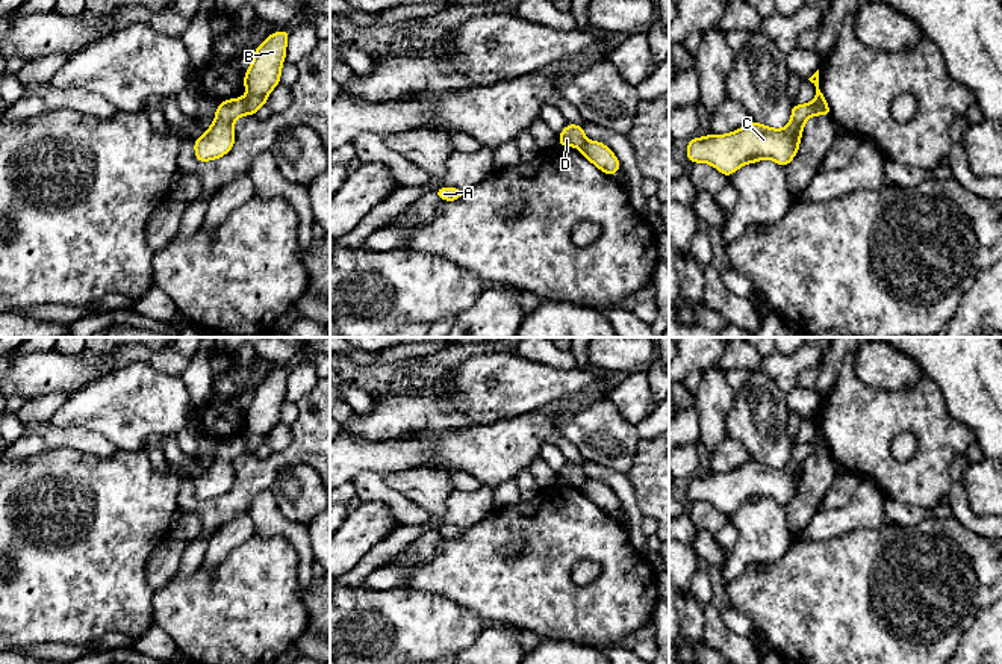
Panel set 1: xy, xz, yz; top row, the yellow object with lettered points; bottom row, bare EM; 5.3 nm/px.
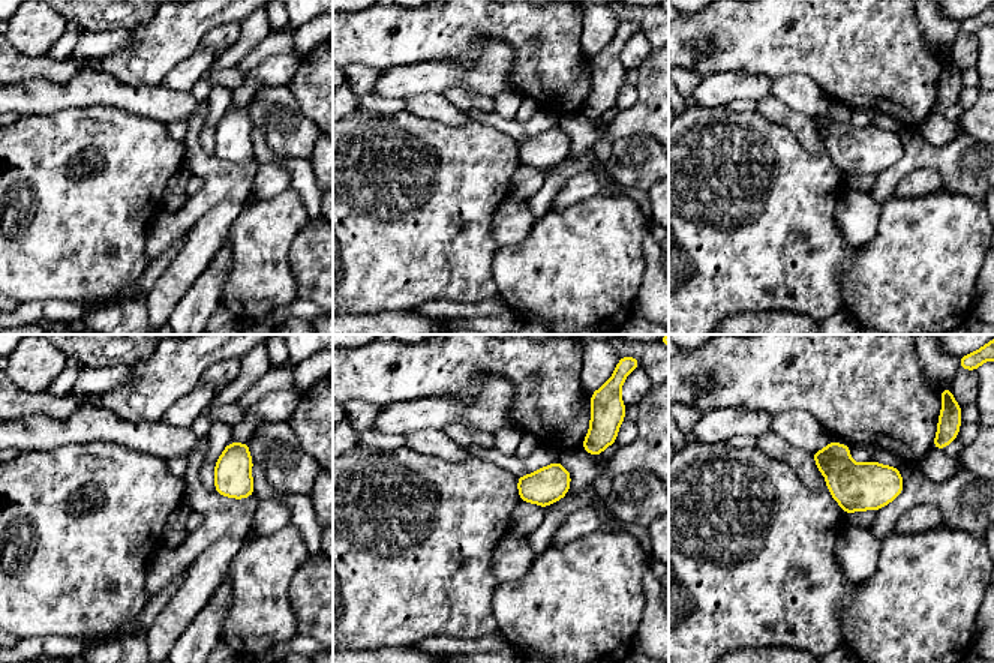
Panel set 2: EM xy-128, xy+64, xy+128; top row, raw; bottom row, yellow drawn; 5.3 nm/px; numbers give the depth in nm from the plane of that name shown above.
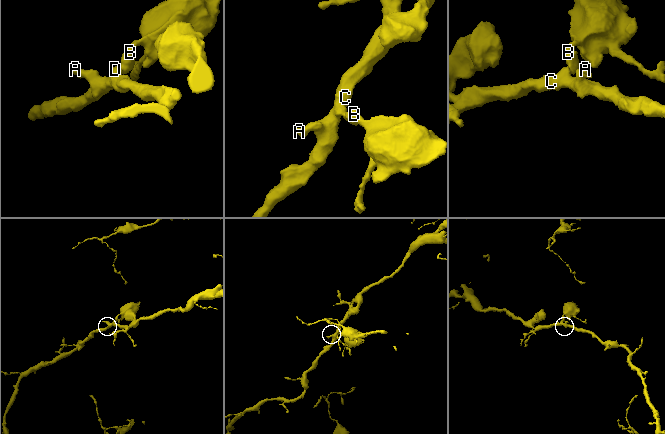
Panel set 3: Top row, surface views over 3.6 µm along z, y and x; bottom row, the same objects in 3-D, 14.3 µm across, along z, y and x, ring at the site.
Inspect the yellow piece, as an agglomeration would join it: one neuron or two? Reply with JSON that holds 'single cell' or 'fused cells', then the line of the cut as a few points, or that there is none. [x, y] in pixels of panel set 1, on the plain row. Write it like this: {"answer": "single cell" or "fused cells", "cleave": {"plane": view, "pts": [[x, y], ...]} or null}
{"answer": "fused cells", "cleave": {"plane": "xy", "pts": [[241, 437], [247, 453]]}}

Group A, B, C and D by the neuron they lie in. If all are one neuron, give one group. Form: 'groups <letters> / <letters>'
groups A C D / B

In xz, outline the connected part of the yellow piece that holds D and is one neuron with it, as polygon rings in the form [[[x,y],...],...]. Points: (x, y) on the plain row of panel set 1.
[[[566,463],[566,467],[559,473],[559,484],[581,486],[586,482],[584,464]]]

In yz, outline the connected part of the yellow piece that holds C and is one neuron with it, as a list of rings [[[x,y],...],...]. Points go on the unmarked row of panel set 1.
[[[814,442],[793,443],[792,457],[781,469],[749,460],[728,473],[696,475],[687,481],[687,499],[710,502],[728,517],[742,504],[761,498],[787,505],[798,492],[804,463],[811,454],[816,454]]]

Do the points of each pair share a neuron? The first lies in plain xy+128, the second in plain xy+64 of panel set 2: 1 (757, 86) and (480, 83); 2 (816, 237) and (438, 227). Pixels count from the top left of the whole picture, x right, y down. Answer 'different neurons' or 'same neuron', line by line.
1: same neuron
2: same neuron

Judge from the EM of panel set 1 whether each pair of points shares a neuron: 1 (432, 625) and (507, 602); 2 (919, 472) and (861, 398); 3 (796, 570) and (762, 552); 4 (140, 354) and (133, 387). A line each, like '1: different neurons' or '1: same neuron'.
1: different neurons
2: same neuron
3: different neurons
4: different neurons

